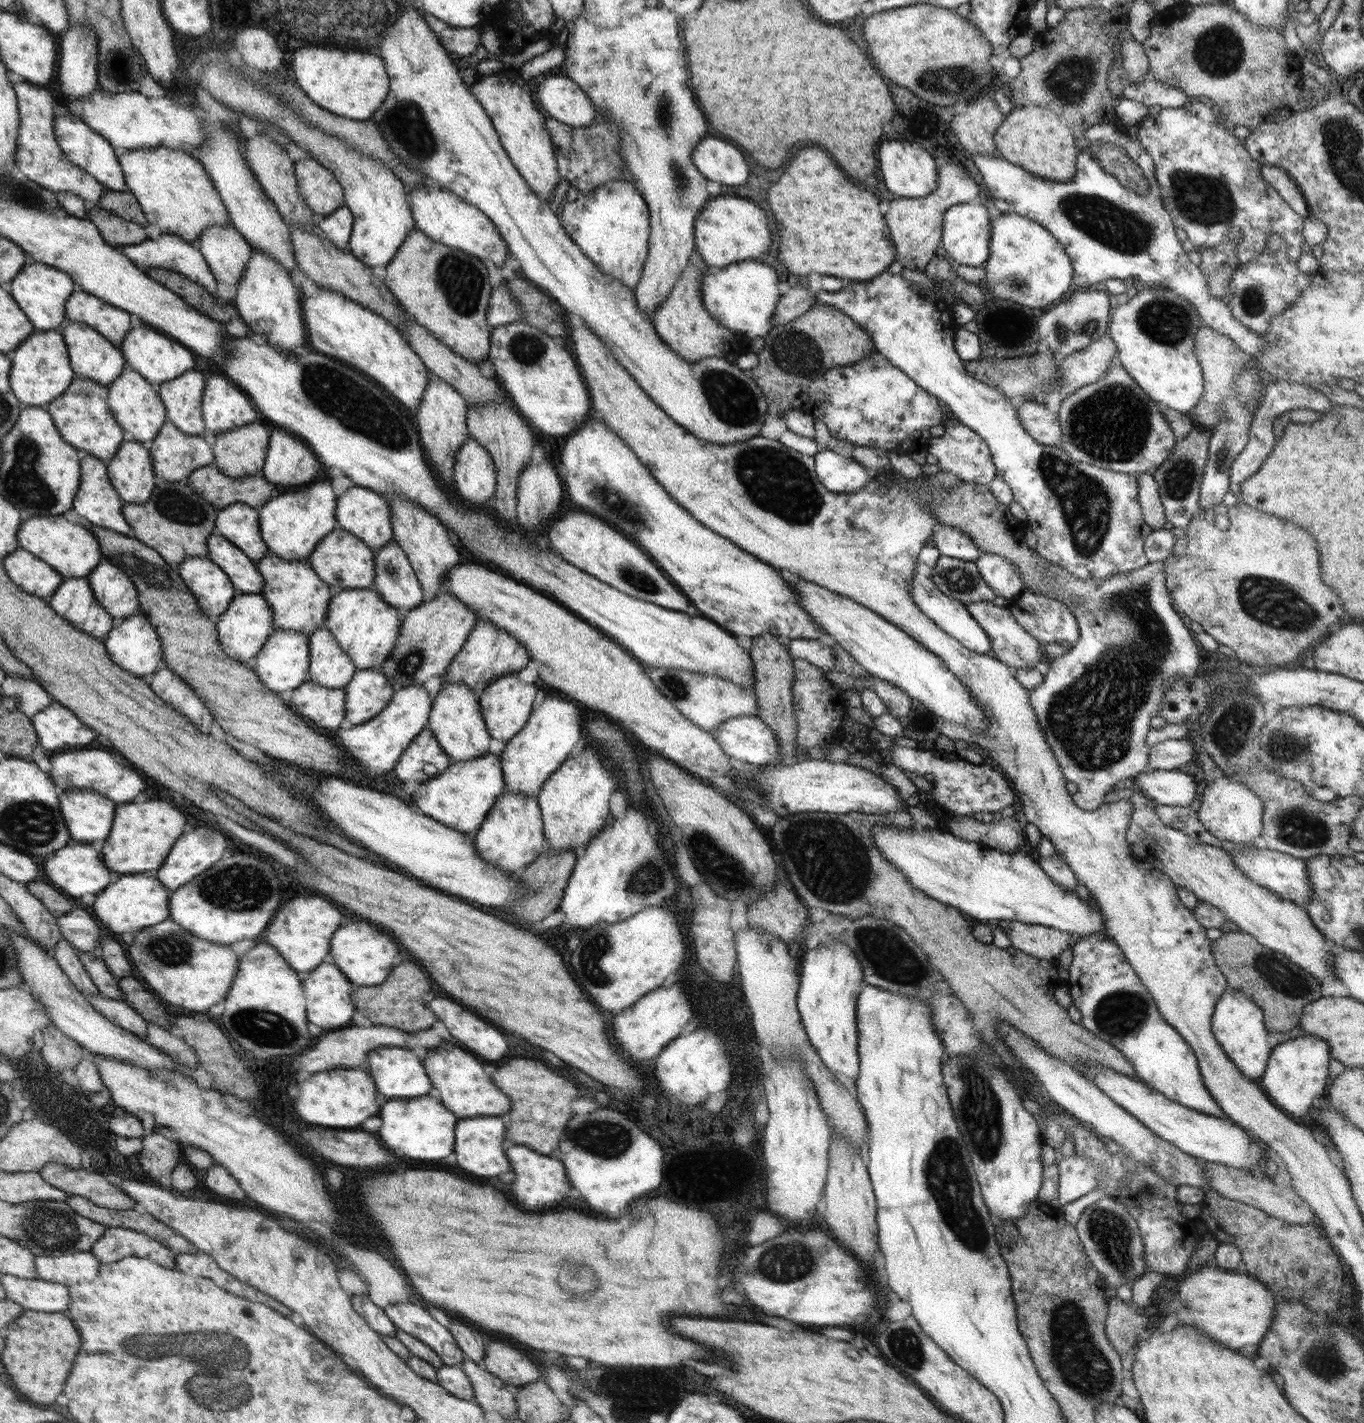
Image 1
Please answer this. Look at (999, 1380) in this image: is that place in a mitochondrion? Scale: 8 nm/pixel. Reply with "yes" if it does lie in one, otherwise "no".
no

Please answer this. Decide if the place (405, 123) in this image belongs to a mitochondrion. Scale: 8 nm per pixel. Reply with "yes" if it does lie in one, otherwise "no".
yes

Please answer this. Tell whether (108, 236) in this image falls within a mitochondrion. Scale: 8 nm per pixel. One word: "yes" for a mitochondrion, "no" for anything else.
no

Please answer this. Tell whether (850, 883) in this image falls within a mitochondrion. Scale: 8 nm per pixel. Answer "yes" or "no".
yes

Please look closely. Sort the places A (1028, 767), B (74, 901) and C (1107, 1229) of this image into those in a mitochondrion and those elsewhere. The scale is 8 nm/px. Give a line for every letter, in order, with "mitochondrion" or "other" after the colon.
A: other
B: other
C: mitochondrion

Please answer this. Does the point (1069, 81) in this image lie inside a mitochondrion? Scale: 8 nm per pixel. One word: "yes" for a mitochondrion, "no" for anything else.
yes

